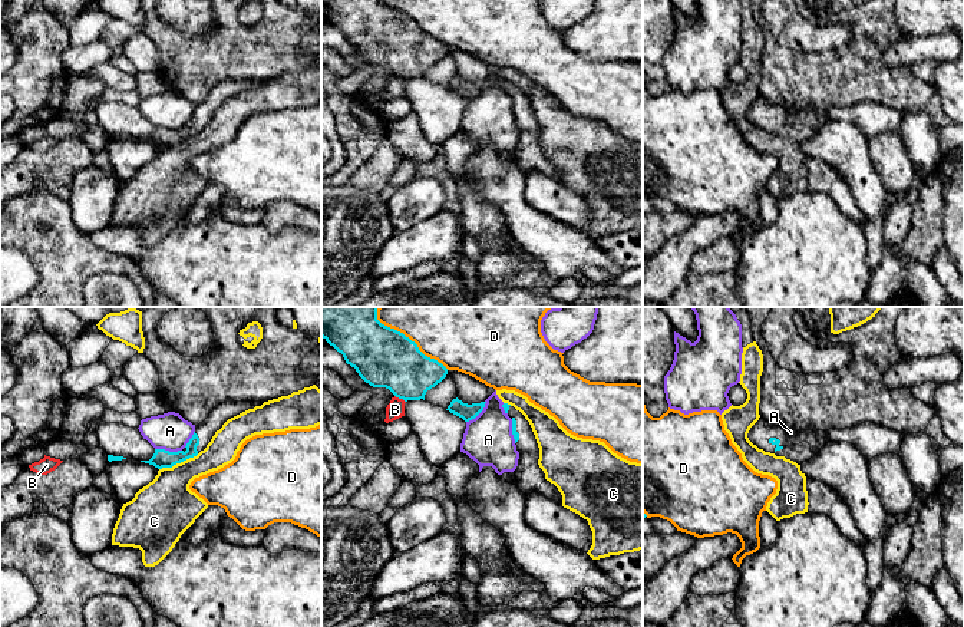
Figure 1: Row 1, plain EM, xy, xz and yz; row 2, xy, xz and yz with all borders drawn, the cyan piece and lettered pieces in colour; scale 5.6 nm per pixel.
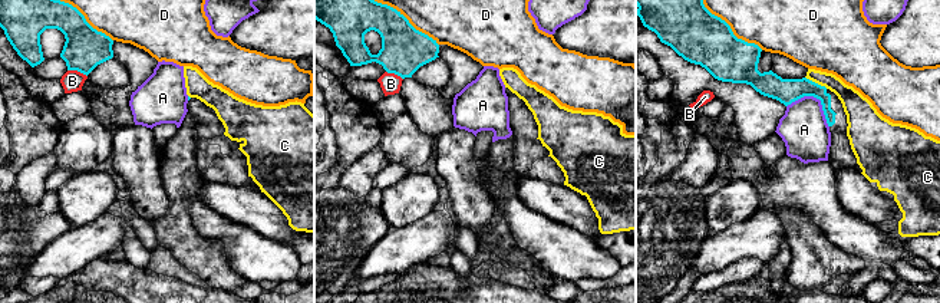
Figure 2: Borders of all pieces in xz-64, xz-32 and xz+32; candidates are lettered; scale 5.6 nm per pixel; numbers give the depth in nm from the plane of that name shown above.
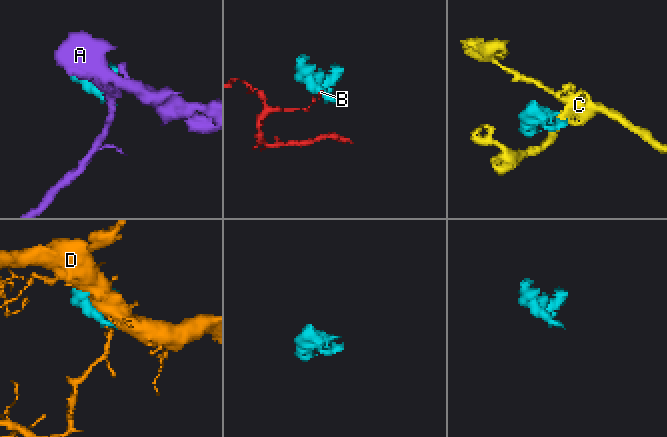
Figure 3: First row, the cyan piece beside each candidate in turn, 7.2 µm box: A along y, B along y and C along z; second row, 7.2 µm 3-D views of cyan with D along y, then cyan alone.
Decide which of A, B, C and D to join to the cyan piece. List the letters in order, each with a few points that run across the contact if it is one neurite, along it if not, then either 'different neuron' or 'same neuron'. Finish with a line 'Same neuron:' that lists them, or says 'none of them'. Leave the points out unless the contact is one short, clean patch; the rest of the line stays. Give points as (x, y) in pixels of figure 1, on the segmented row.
A: line xy (155, 448), (181, 451); different neuron
B: line xz (395, 395), (405, 402); different neuron
C: different neuron
D: different neuron
Same neuron: none of them

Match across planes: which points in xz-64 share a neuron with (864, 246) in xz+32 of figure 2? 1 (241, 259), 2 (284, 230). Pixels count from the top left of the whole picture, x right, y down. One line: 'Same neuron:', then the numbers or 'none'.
Same neuron: 1

